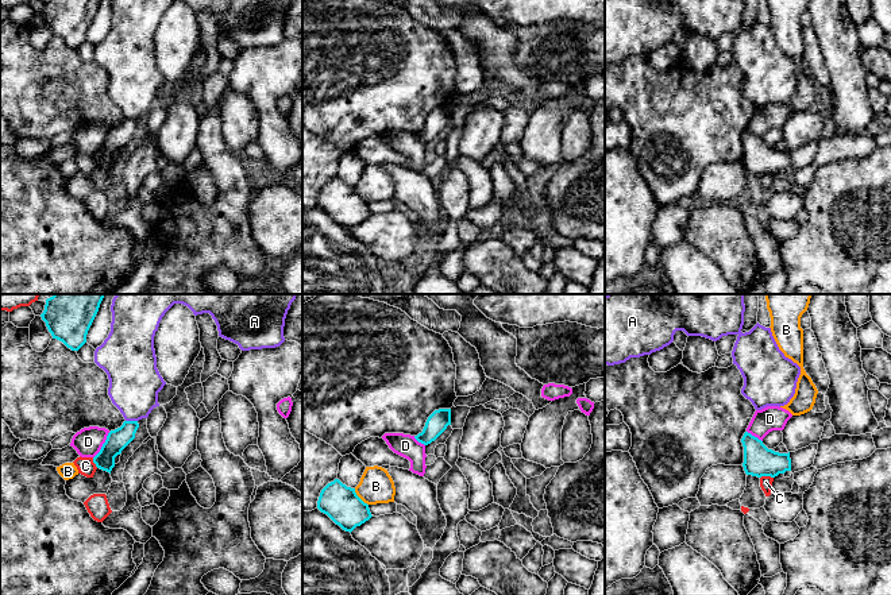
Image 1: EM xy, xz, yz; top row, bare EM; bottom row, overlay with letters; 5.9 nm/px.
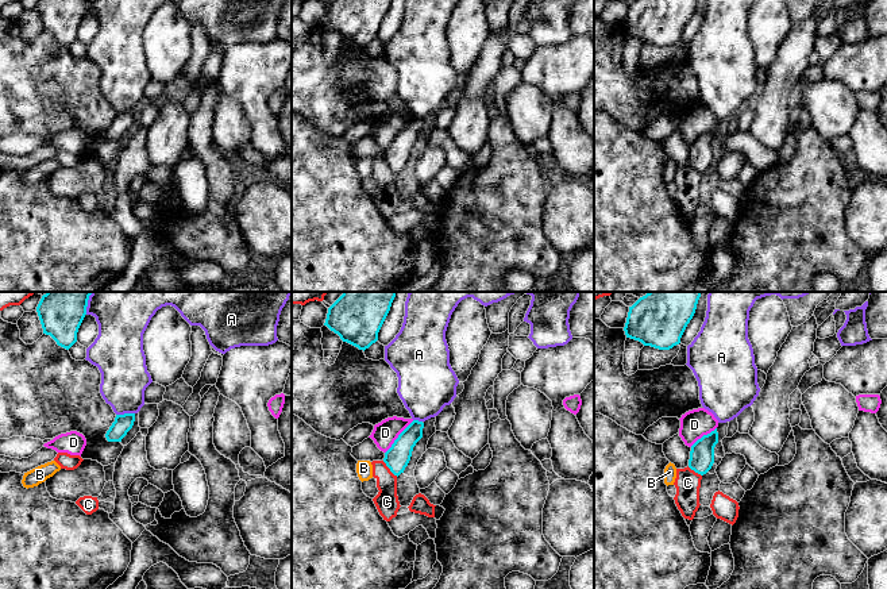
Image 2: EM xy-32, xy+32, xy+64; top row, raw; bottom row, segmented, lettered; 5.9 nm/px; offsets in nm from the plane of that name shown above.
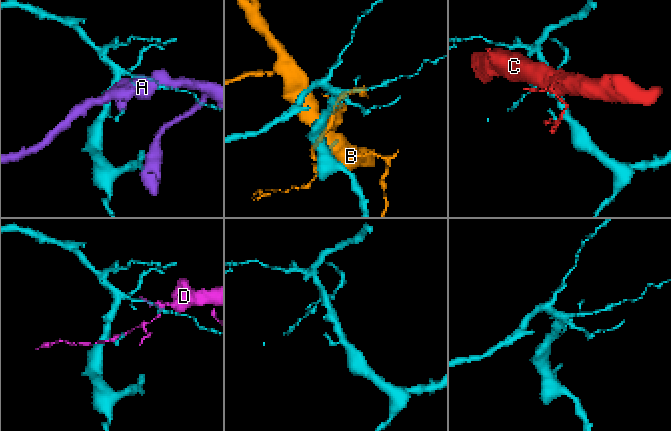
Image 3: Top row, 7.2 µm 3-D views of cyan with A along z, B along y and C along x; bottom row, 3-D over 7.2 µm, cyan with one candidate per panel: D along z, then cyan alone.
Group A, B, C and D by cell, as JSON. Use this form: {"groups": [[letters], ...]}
{"groups": [["A"], ["B"], ["C"], ["D"]]}

